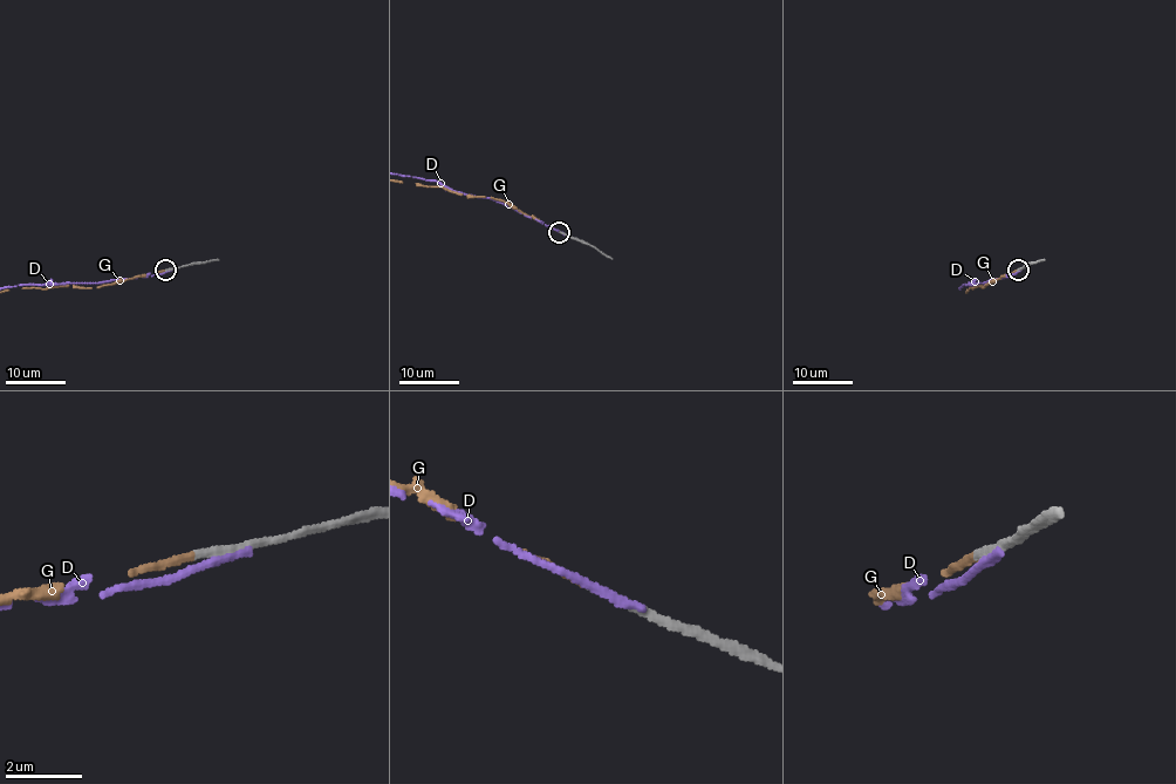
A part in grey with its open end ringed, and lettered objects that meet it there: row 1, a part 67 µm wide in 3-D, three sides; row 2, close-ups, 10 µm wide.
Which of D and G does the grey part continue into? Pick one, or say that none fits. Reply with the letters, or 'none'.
G

